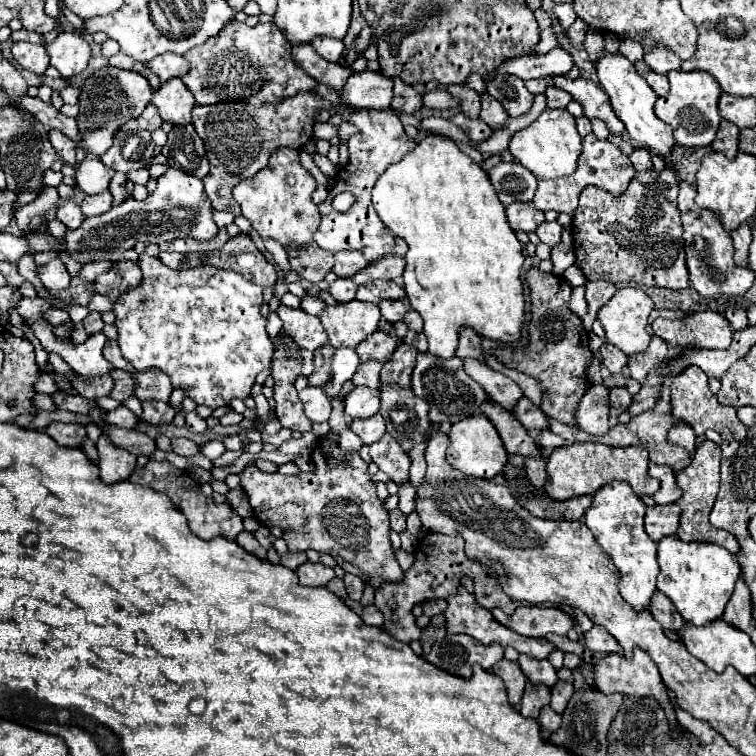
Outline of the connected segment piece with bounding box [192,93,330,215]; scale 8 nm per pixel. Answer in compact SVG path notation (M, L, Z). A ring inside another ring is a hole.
M300 93L298 97L288 97L278 105L252 107L238 103L238 111L212 111L212 105L194 107L192 125L204 141L206 157L210 161L210 173L202 181L214 209L242 215L238 203L232 197L234 185L244 177L252 177L264 169L276 147L302 149L312 139L312 127L316 123L318 109L330 109L330 103L322 101L318 93Z

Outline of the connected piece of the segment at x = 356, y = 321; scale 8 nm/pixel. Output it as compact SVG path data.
M350 301L346 305L328 305L320 313L320 321L328 333L328 345L354 347L366 335L378 329L380 309L372 303Z

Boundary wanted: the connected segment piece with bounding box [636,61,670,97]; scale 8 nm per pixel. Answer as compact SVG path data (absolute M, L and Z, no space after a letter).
M638 61L636 63L636 69L638 69L638 73L642 73L642 77L648 81L648 85L654 89L654 93L658 97L664 97L670 91L670 85L668 85L668 77L666 75L654 73L644 61Z

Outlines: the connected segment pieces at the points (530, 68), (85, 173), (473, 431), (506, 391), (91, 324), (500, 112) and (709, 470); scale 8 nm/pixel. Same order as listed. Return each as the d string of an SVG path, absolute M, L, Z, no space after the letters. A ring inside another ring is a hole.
M560 47L552 49L546 55L534 57L524 55L510 61L504 61L500 67L496 67L492 73L484 75L484 85L488 85L498 73L504 75L516 75L520 79L538 79L538 77L552 77L552 75L566 75L572 69L572 55Z
M86 157L80 167L76 167L76 185L86 195L96 195L108 189L114 169L102 165L98 157Z
M478 415L478 417L470 417L466 421L458 421L450 427L450 447L448 447L448 463L460 471L464 471L466 475L474 475L474 477L482 477L482 479L492 479L498 473L502 473L504 465L508 463L508 453L502 445L502 439L496 431L496 427L492 425L492 421L486 415Z
M464 359L464 365L466 373L470 373L470 377L474 377L502 409L514 411L514 405L518 403L518 397L522 397L522 391L512 379L492 371L488 365L474 359Z
M90 313L86 319L84 319L84 329L88 335L96 333L96 331L102 331L104 327L104 321L102 321L102 315L100 313Z
M482 93L482 113L480 113L482 121L488 123L494 131L500 129L504 125L506 111L502 109L502 105L498 105L498 101L494 101L494 97L490 97L488 93Z
M704 441L696 449L696 455L690 461L690 465L682 473L676 473L676 481L678 481L678 487L684 493L678 499L678 505L682 509L678 537L682 537L682 541L686 541L686 543L692 543L692 541L698 541L698 543L716 543L716 545L728 549L732 555L736 555L740 549L738 549L738 543L734 541L734 537L730 537L730 533L722 533L720 529L714 529L710 525L710 521L708 521L708 515L710 515L710 511L714 507L714 501L716 501L716 495L718 495L720 447L714 445L712 441Z

